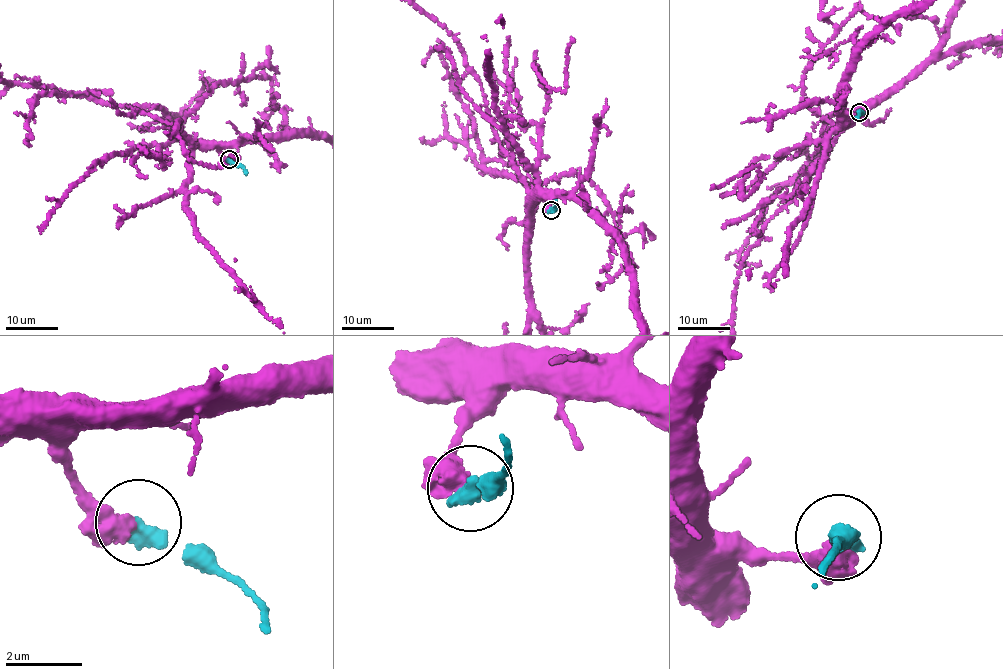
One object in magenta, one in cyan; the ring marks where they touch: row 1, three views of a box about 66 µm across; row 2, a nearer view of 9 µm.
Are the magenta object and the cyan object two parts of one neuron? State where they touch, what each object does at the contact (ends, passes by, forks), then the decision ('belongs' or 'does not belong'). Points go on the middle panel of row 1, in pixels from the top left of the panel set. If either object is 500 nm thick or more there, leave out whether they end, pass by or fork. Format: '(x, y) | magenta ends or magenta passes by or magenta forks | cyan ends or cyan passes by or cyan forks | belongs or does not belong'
(551, 210) | belongs

